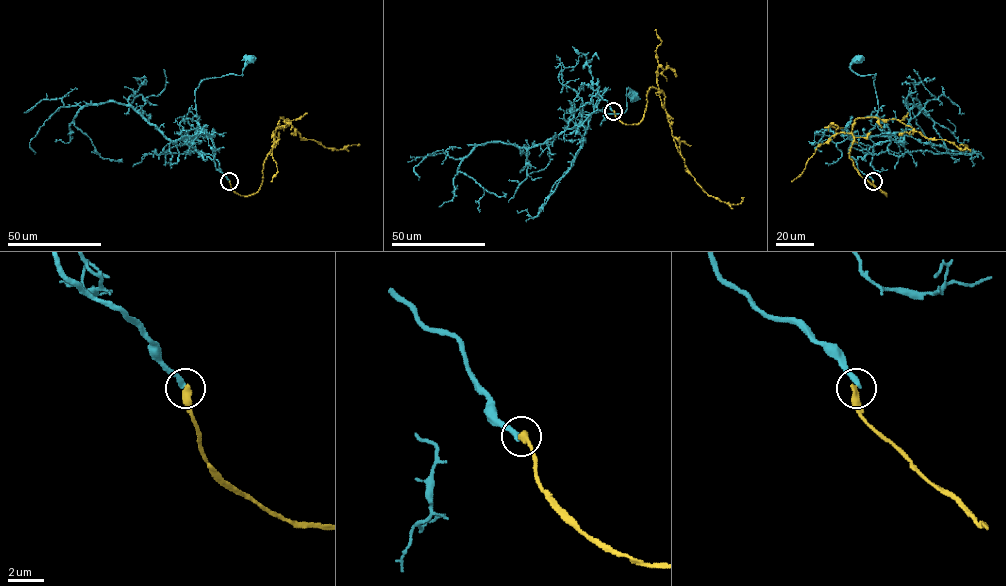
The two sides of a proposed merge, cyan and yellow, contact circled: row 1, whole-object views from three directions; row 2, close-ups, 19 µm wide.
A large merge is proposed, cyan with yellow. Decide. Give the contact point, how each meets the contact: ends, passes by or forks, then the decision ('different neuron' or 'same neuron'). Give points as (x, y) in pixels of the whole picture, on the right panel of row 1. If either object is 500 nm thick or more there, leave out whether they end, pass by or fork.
place (873, 181); cyan ends; yellow ends; different neuron

